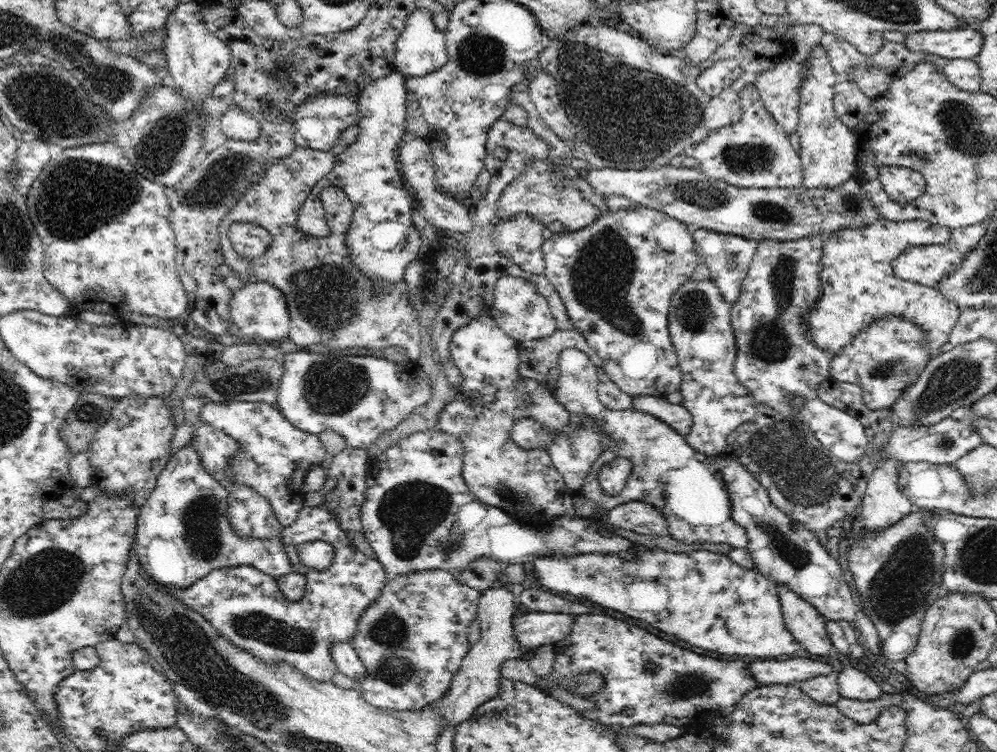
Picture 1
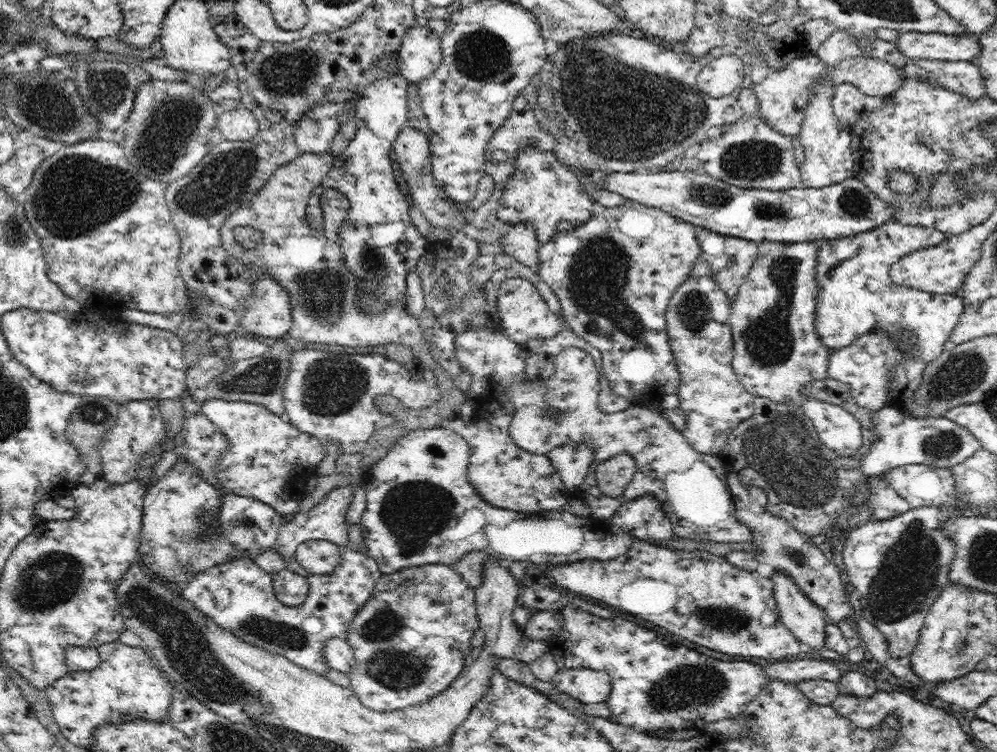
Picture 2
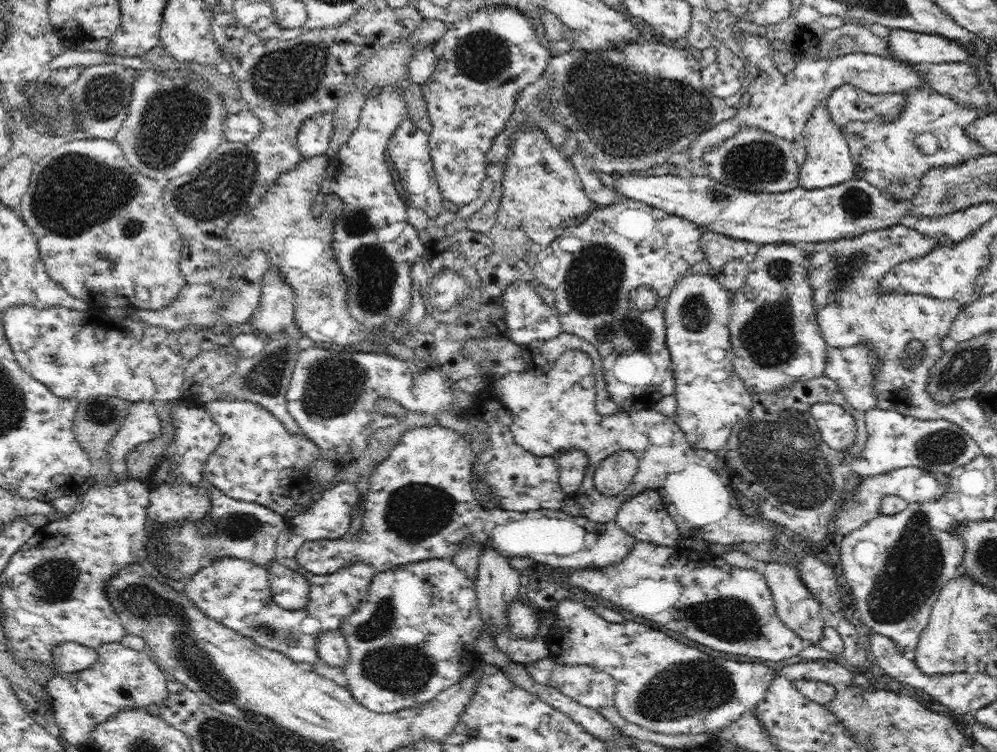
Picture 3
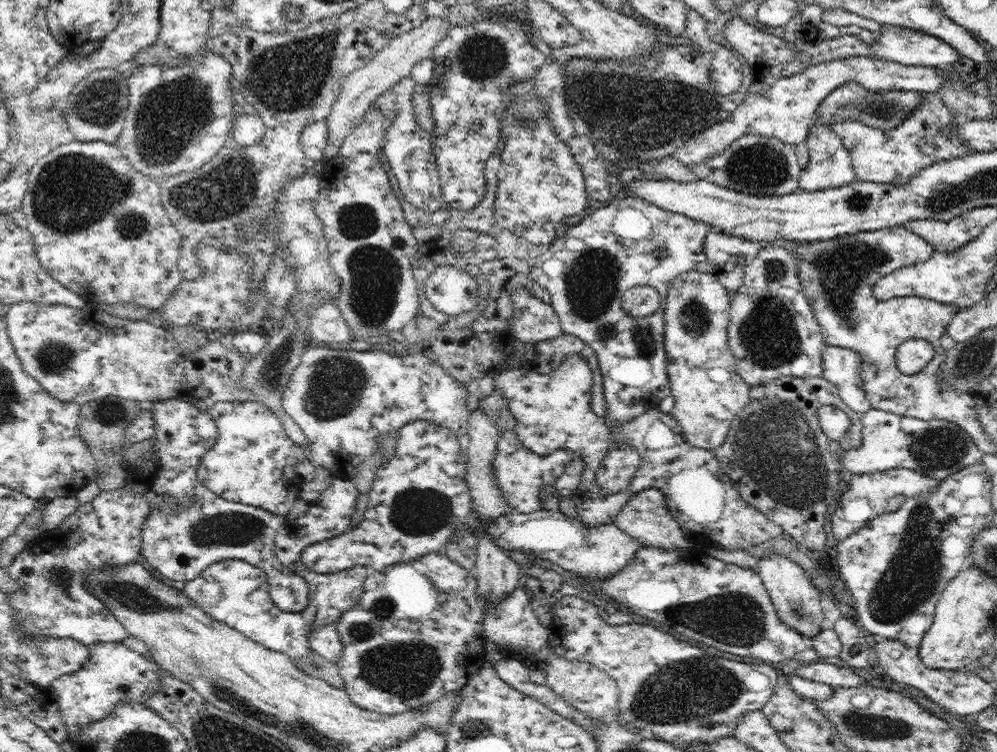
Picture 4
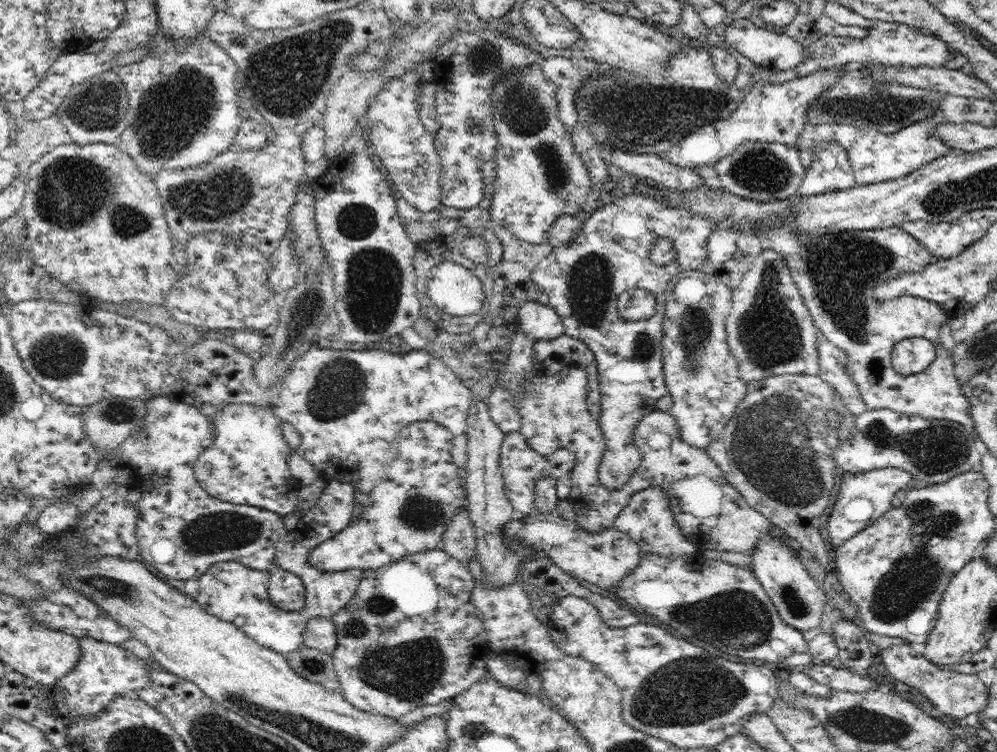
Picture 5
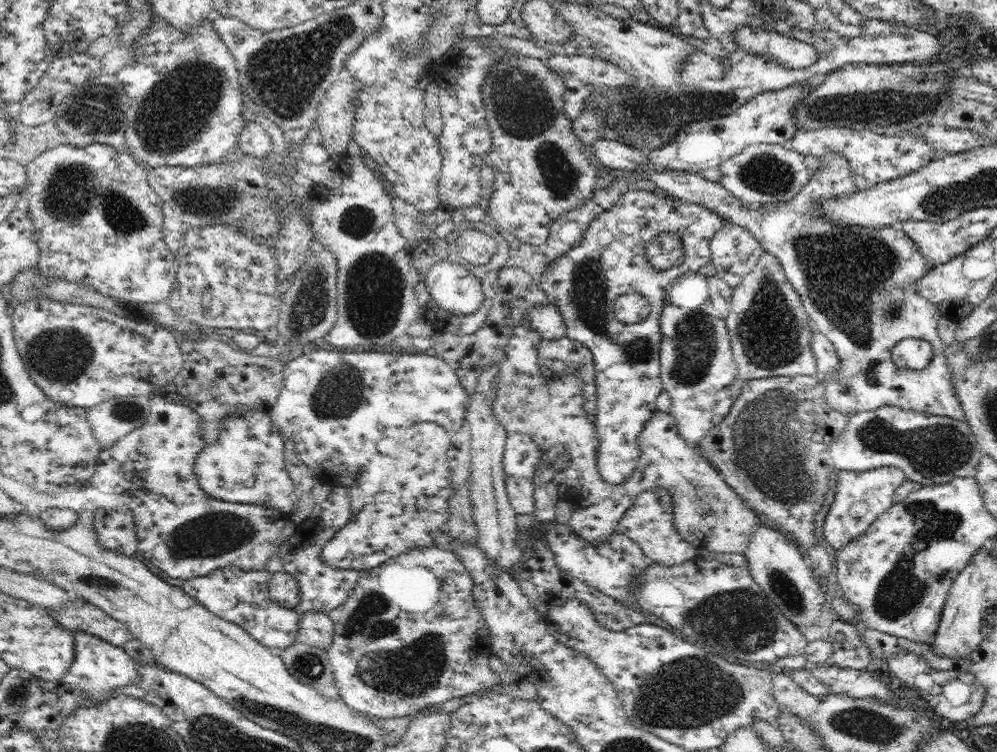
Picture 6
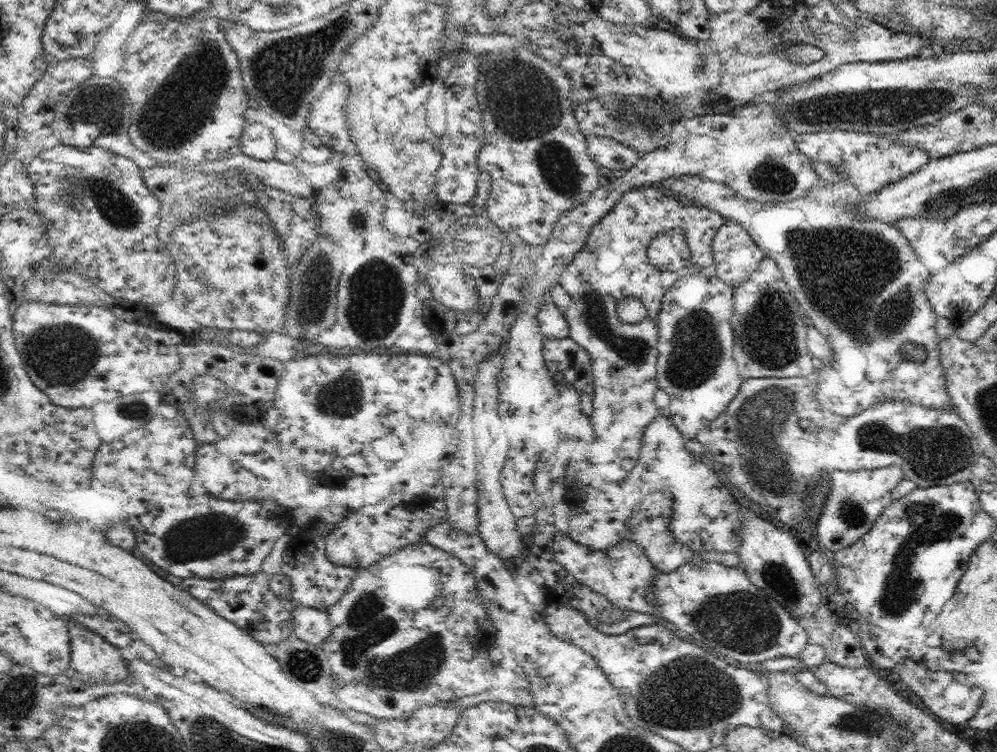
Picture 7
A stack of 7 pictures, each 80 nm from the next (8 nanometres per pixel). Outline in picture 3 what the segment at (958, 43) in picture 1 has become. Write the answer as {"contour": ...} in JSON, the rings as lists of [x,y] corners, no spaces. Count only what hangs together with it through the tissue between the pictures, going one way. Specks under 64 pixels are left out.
{"contour":[[[903,28],[890,30],[886,39],[891,52],[908,64],[962,62],[972,54],[956,40]]]}

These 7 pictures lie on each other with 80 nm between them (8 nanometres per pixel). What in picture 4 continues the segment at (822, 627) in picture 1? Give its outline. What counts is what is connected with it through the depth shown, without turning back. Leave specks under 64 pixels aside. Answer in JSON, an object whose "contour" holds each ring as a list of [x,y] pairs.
{"contour":[[[775,553],[762,556],[757,562],[756,570],[761,576],[780,620],[788,627],[796,629],[808,640],[814,638],[821,631],[820,625],[824,620],[824,610],[820,605],[822,594],[805,570],[796,562]]]}

